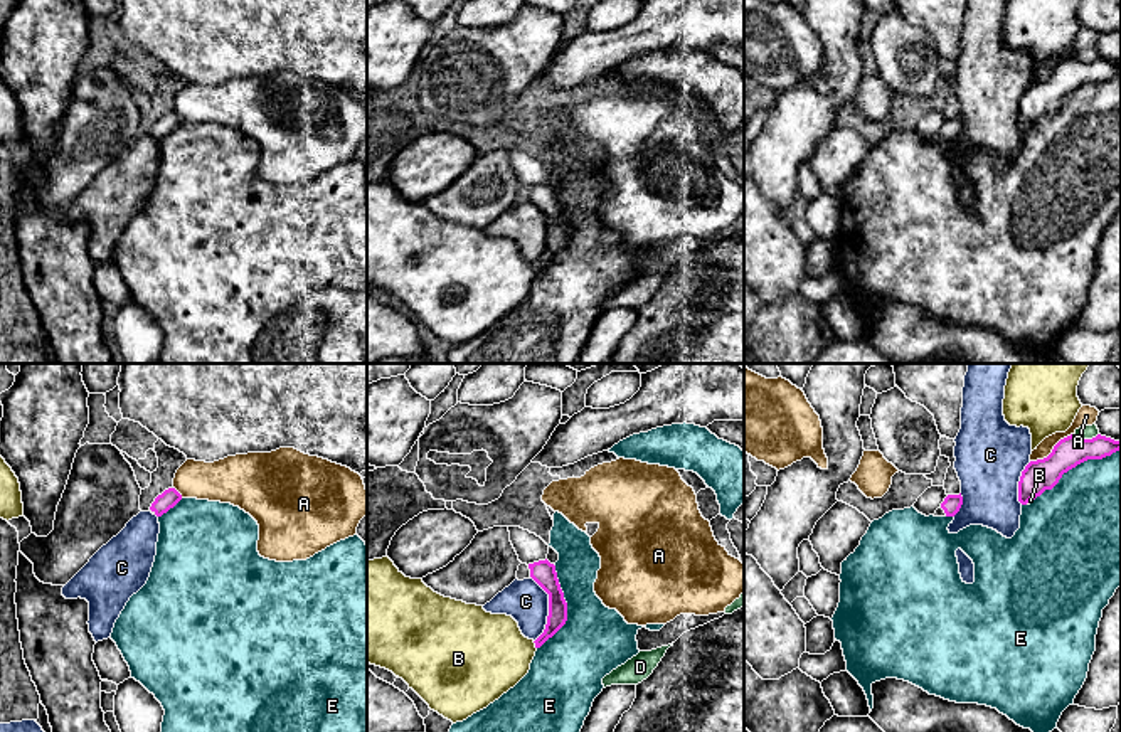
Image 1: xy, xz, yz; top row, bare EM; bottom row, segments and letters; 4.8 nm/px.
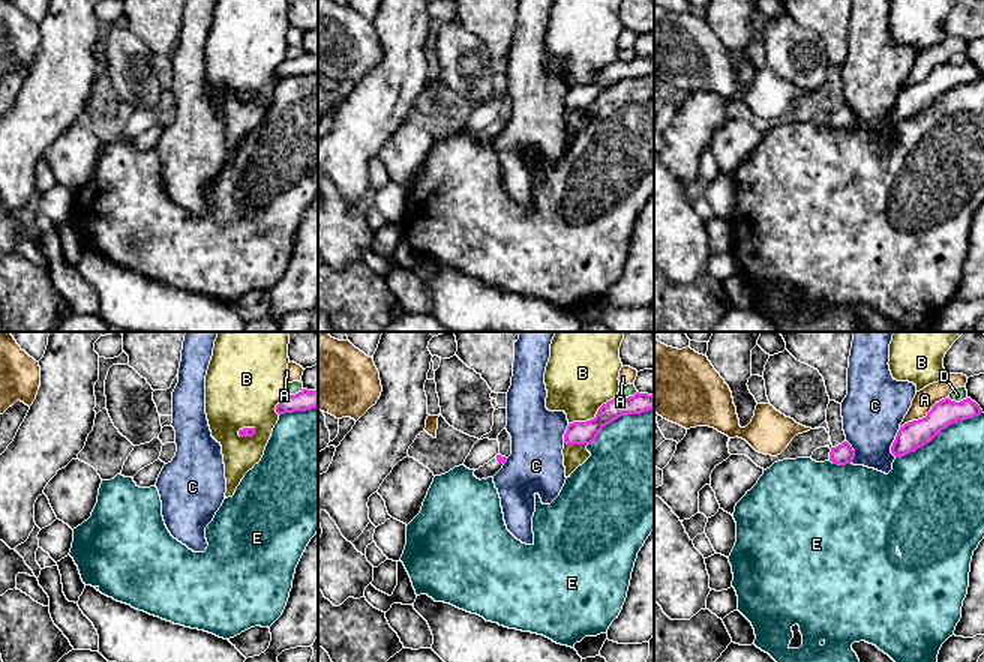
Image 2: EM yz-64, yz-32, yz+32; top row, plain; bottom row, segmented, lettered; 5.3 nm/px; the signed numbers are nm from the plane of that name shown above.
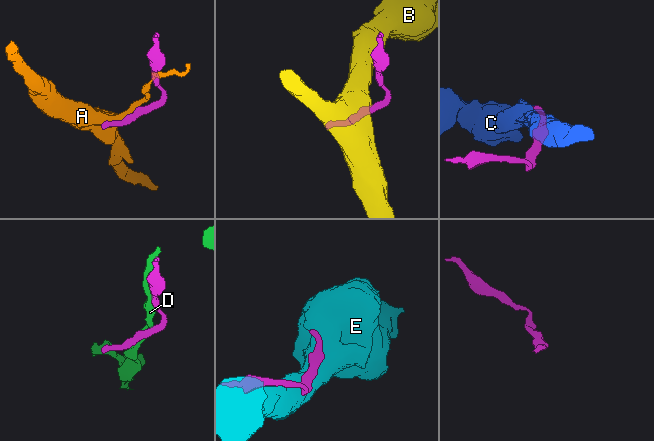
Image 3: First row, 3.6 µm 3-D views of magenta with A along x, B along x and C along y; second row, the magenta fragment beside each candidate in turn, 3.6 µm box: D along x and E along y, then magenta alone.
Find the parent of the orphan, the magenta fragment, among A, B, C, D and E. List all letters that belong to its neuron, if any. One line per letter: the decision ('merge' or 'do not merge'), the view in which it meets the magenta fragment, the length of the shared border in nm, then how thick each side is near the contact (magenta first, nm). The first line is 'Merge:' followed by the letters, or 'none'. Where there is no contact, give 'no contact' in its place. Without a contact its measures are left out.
Merge: none
A: do not merge; meets magenta in yz; contact 240 nm long; 150 nm thick on the magenta side, 90 nm on the other
B: do not merge; meets magenta in xz; contact 40 nm long; 100 nm thick on the magenta side, 400 nm on the other
C: do not merge; meets magenta in xz; contact 320 nm long; 110 nm thick on the magenta side, 200 nm on the other
D: do not merge; meets magenta in yz; contact 120 nm long; 150 nm thick on the magenta side, 60 nm on the other
E: do not merge; meets magenta in yz; contact 480 nm long; 150 nm thick on the magenta side, 480 nm on the other

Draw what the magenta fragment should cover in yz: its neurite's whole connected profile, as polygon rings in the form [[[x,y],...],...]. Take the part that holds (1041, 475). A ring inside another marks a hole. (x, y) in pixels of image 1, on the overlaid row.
[[[1071,434],[1060,439],[1052,453],[1037,461],[1030,461],[1018,481],[1018,501],[1027,505],[1052,490],[1064,473],[1087,459],[1102,459],[1121,449],[1121,441],[1097,434],[1092,439],[1081,439]]]

